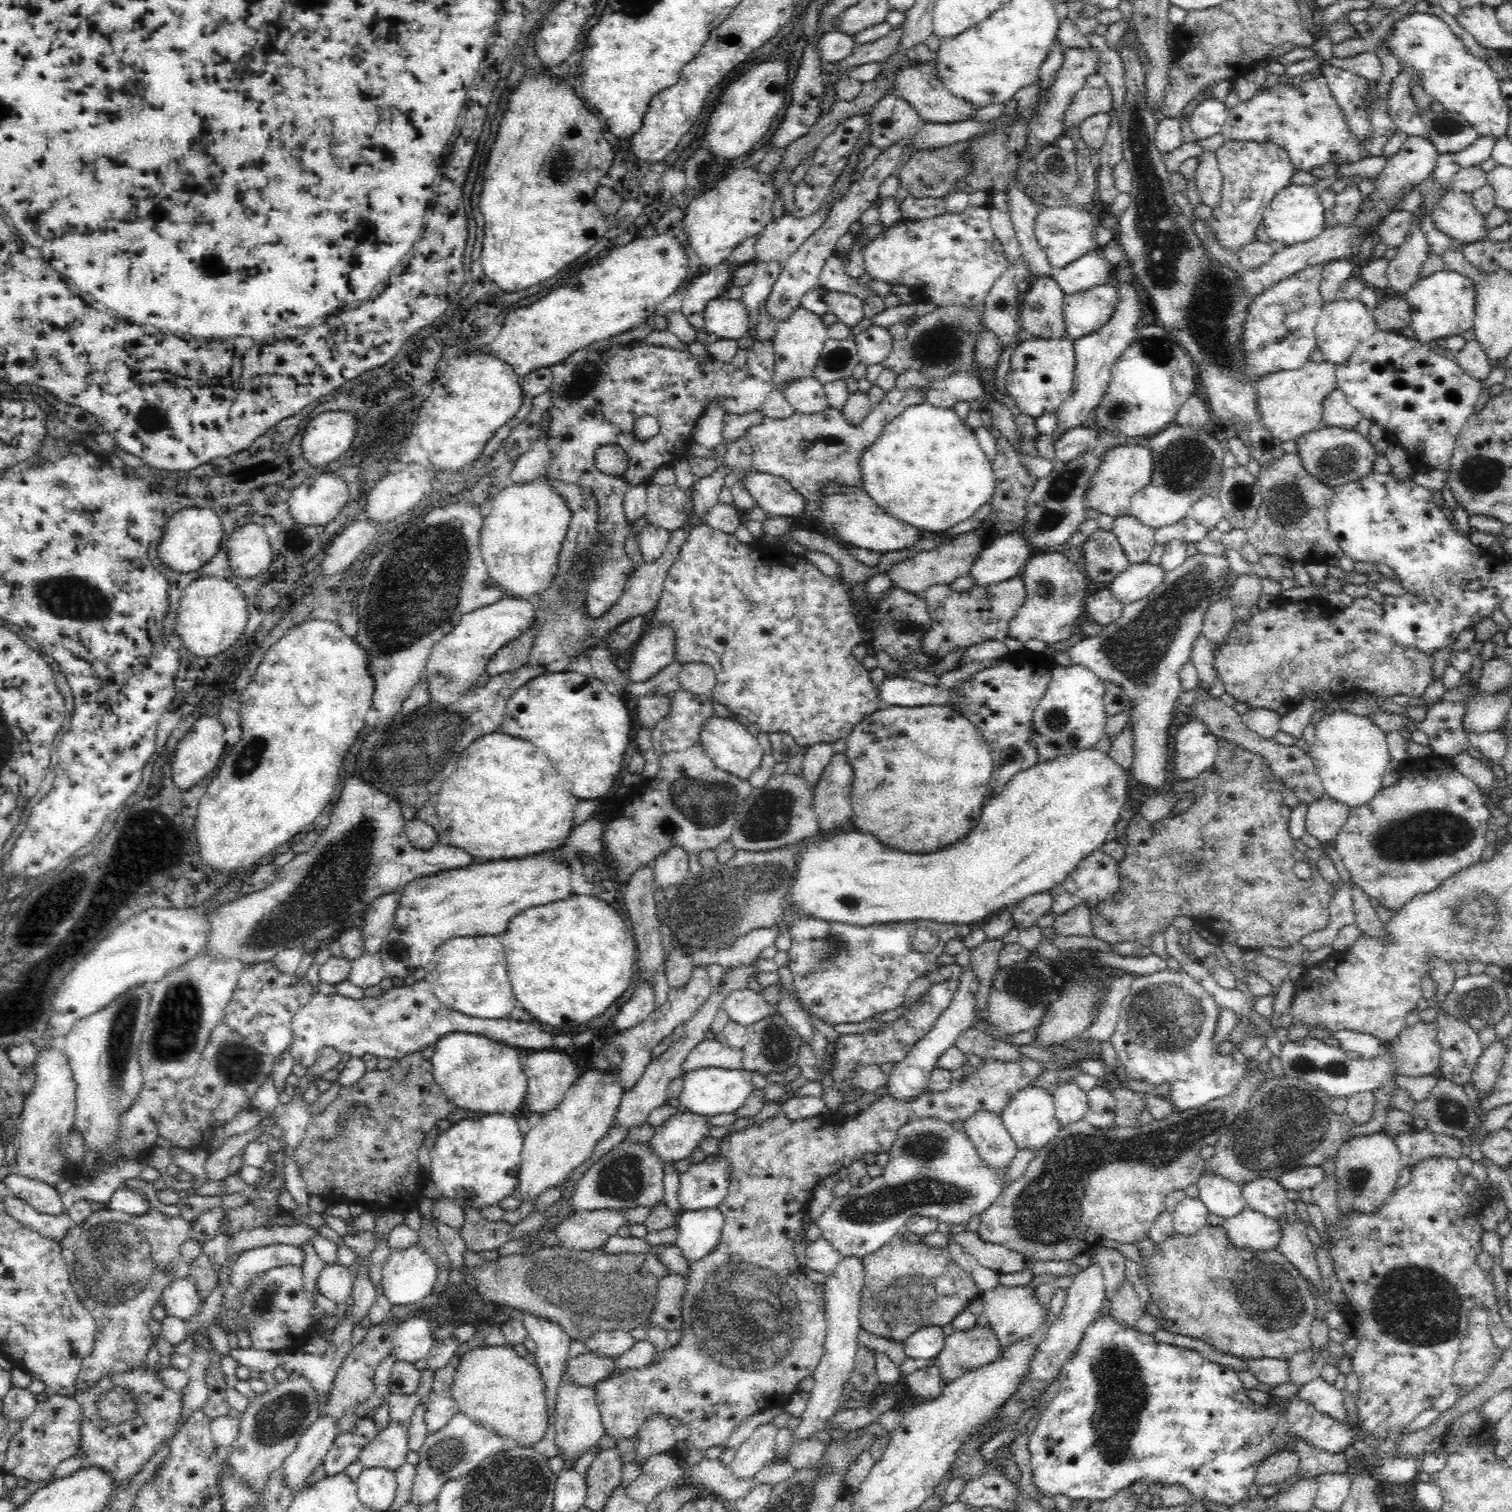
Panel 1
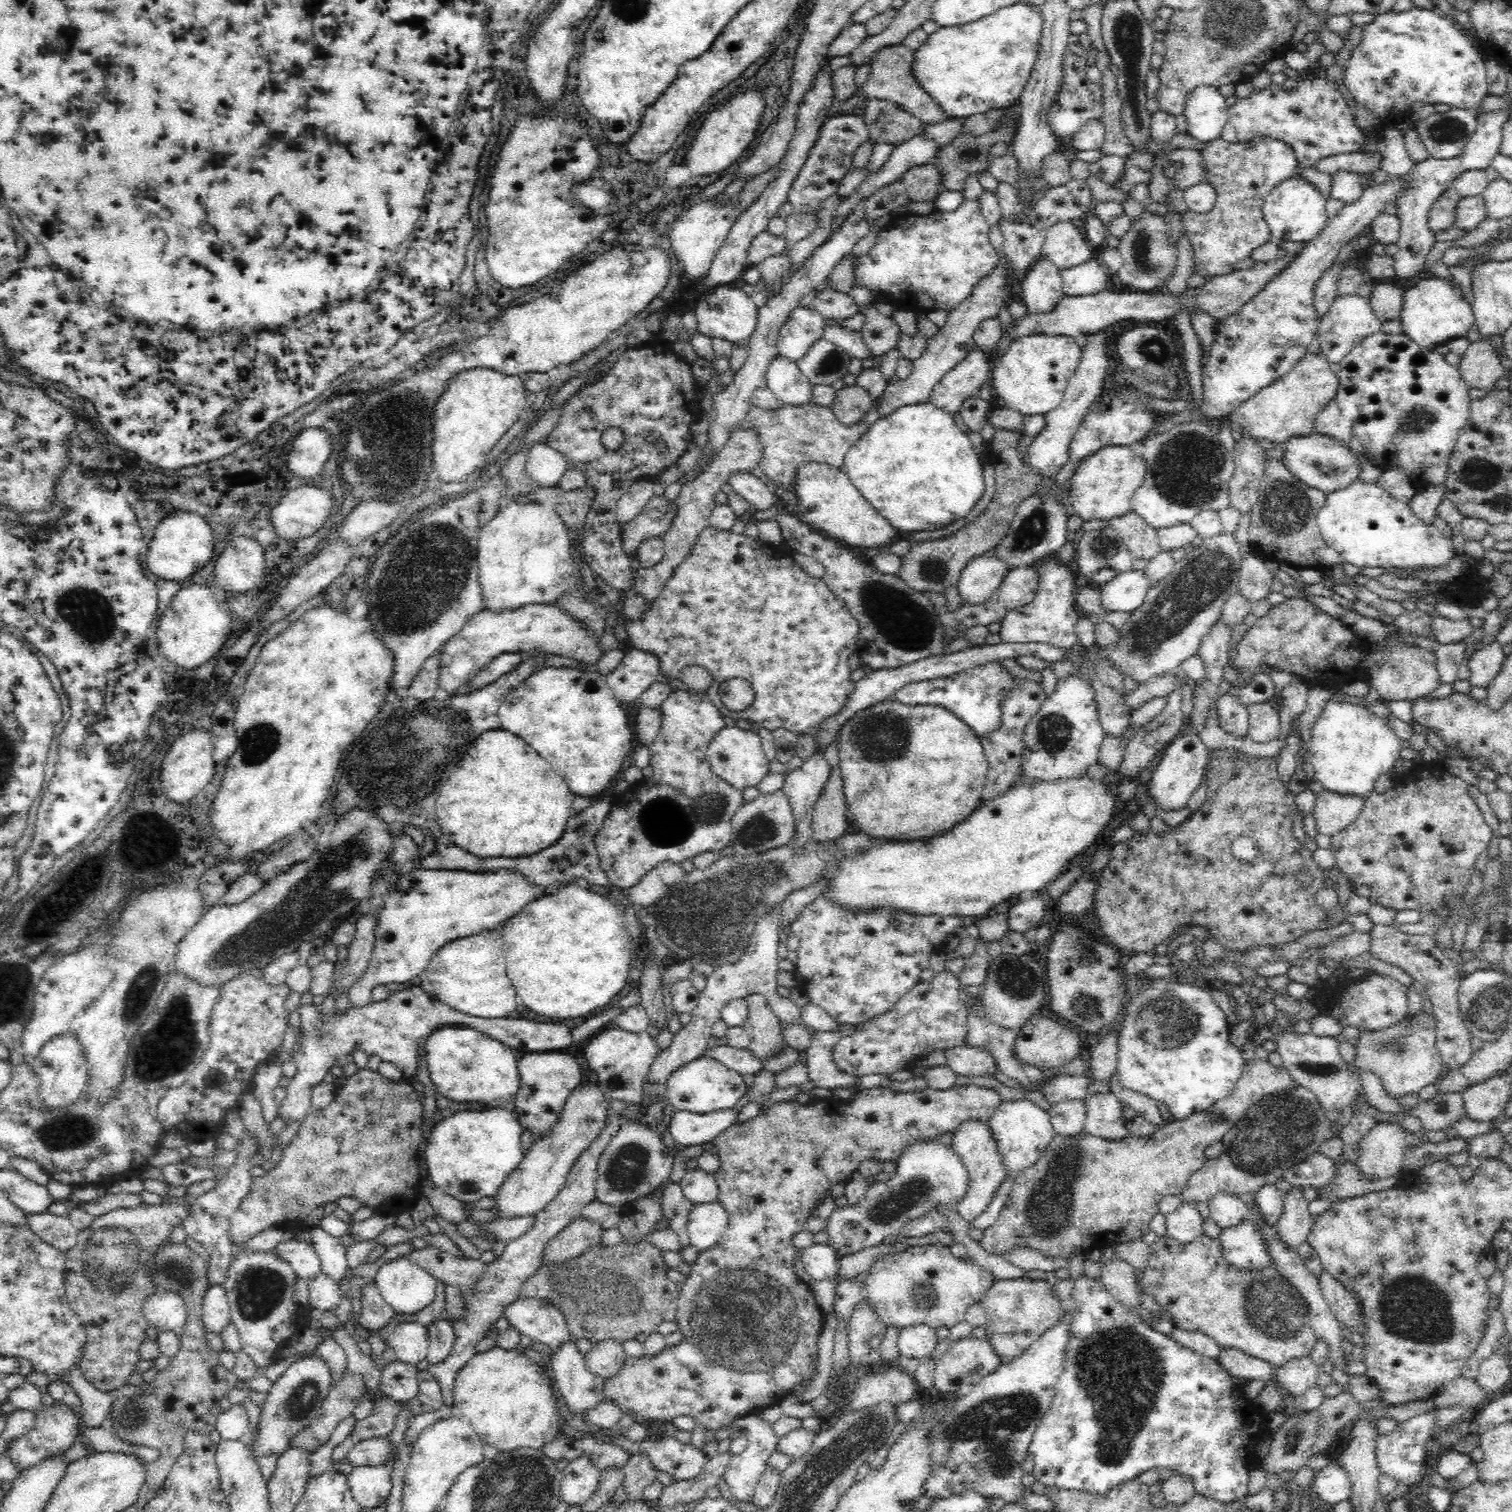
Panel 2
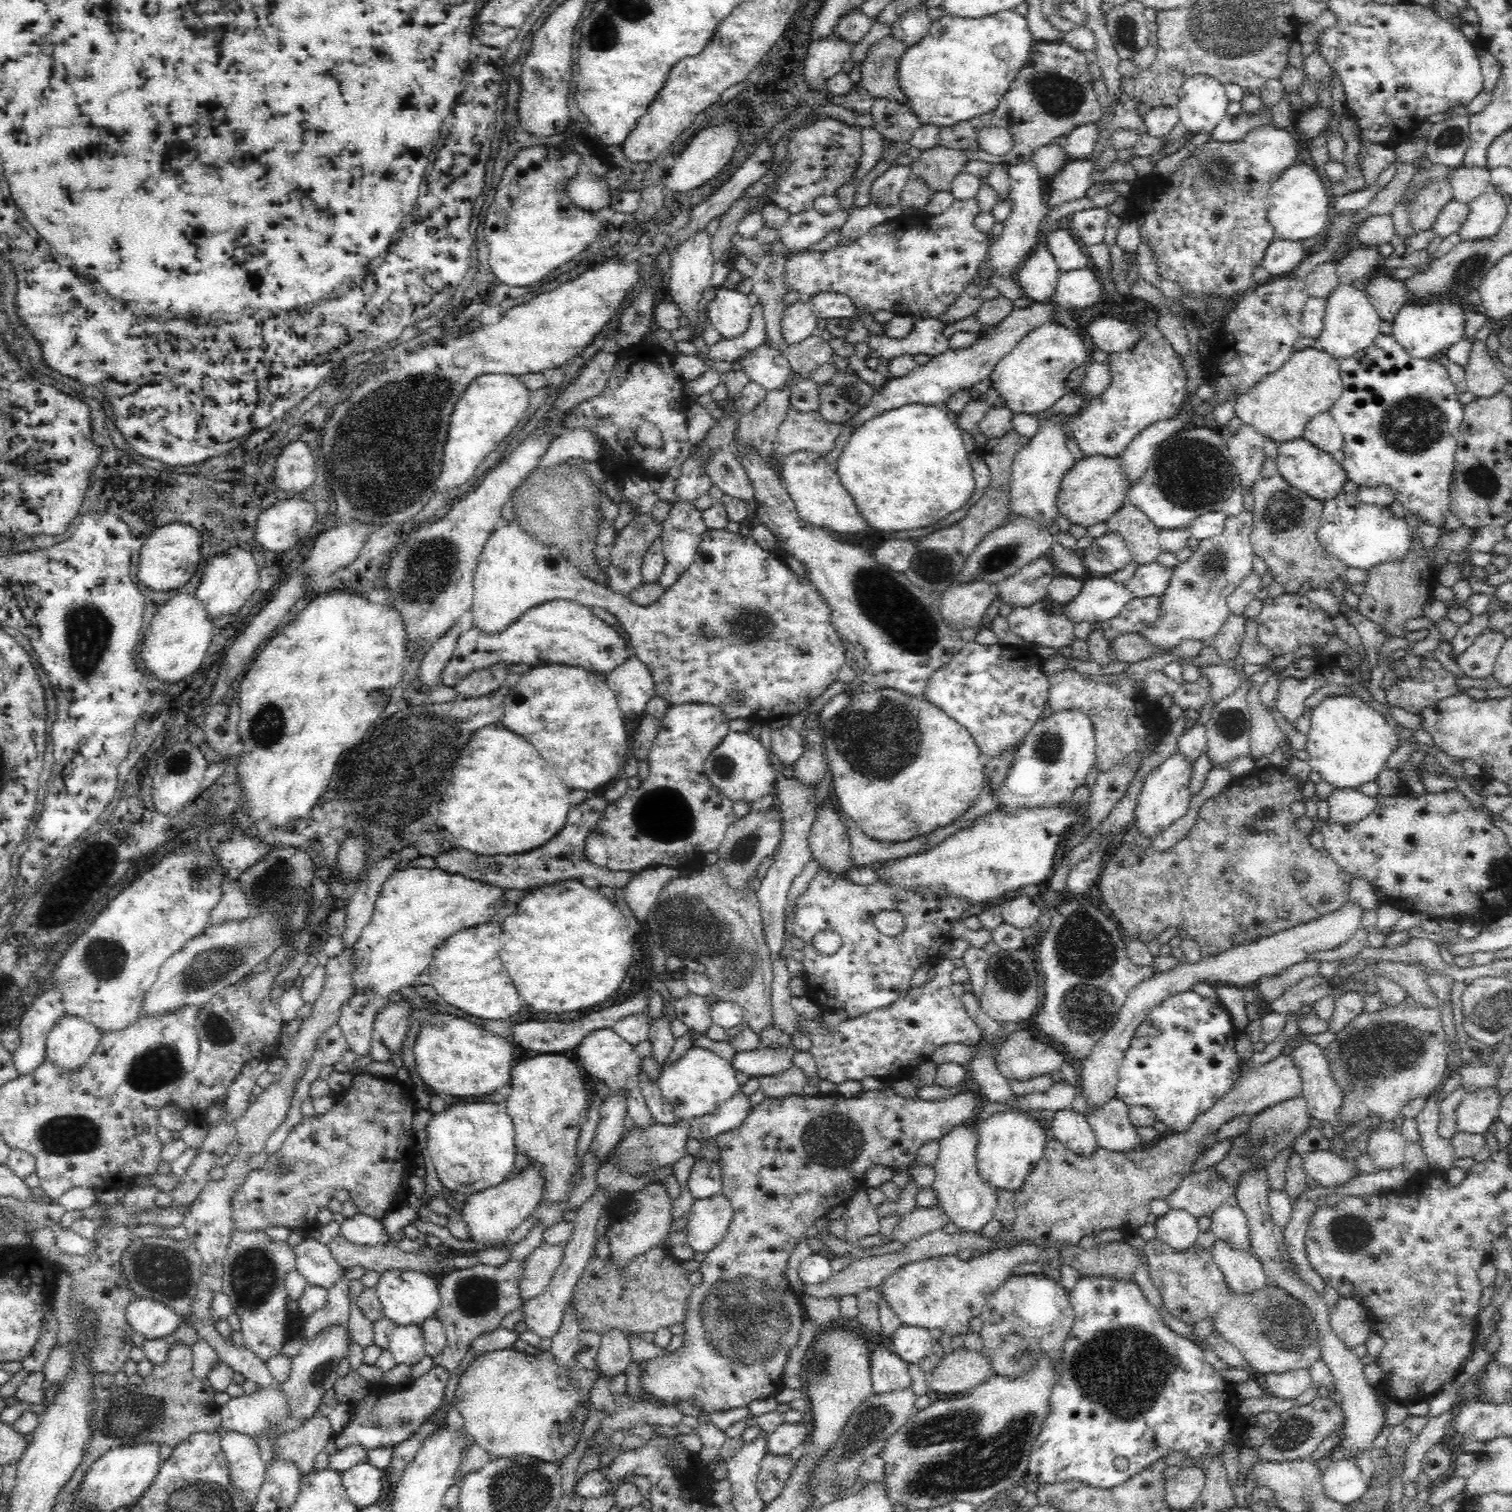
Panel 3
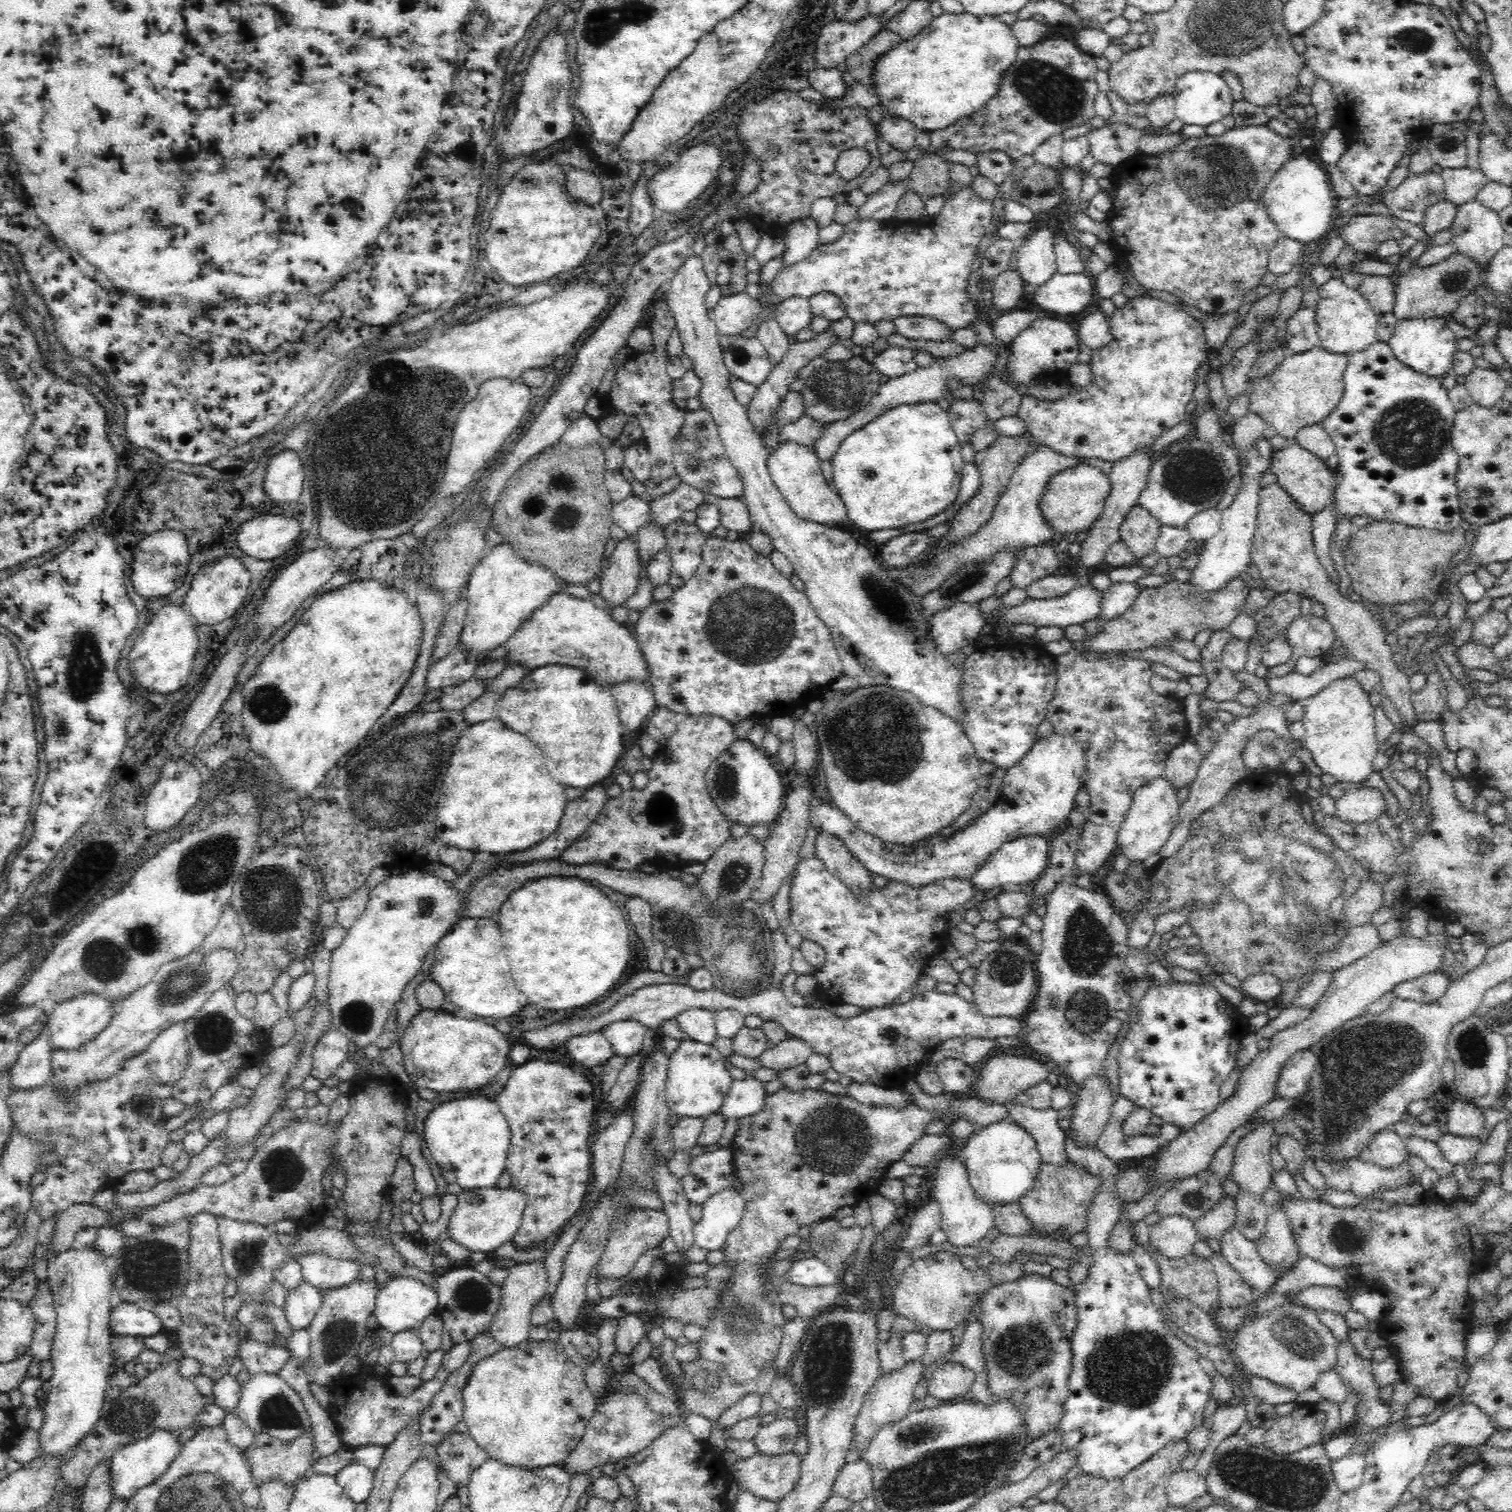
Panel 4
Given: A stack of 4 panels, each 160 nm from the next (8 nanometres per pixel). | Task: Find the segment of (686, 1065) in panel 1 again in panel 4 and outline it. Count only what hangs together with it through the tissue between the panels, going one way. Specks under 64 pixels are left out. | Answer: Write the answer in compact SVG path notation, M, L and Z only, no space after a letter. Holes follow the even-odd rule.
M799 1039L784 1040L772 1048L768 1047L758 1058L758 1066L770 1068L774 1072L784 1071L799 1066L808 1060L813 1052L808 1049L808 1044Z

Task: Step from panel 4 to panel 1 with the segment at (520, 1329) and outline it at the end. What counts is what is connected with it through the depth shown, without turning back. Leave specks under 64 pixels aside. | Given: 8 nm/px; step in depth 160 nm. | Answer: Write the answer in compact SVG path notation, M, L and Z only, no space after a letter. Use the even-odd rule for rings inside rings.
M609 1208L570 1214L555 1231L561 1246L592 1251L600 1248L622 1226L628 1226L624 1209Z

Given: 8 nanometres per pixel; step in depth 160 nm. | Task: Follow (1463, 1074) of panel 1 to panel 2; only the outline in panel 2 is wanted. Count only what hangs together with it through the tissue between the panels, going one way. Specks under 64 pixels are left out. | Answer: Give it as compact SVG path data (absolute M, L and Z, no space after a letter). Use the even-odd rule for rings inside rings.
M1372 923L1370 932L1369 953L1388 964L1405 970L1414 980L1421 982L1424 993L1433 1004L1433 1016L1436 1020L1436 1043L1446 1071L1459 1070L1473 1056L1472 1037L1463 1023L1459 1011L1457 992L1461 983L1458 965L1454 963L1434 941L1432 935L1412 935L1401 932L1398 926L1386 926Z

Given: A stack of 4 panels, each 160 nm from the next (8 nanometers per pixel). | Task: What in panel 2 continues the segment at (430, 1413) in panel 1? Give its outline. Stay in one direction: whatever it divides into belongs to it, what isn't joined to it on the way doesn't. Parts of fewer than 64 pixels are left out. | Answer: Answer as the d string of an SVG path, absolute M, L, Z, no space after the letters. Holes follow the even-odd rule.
M610 1112L608 1114L608 1120L606 1120L606 1126L602 1128L602 1133L592 1142L588 1150L582 1153L582 1157L575 1163L559 1193L540 1212L534 1215L535 1222L532 1228L519 1238L506 1243L504 1252L488 1264L474 1294L470 1294L470 1296L462 1294L462 1297L467 1301L469 1314L464 1320L458 1320L458 1322L450 1320L452 1327L454 1327L454 1333L456 1333L452 1352L442 1362L430 1364L427 1368L428 1372L438 1381L446 1406L453 1404L453 1386L458 1371L472 1358L472 1355L476 1354L476 1344L482 1338L486 1338L494 1322L502 1317L504 1308L508 1304L516 1302L518 1296L515 1294L515 1290L519 1284L540 1268L543 1263L542 1260L544 1260L546 1244L565 1226L580 1216L582 1210L595 1200L594 1181L598 1178L596 1168L598 1168L600 1154L604 1152L612 1137L619 1131L622 1123L623 1120L618 1113Z

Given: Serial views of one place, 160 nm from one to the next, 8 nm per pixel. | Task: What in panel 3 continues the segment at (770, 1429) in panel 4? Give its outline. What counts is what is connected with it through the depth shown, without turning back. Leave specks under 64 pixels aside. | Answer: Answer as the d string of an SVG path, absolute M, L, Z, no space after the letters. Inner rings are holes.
M783 1423L769 1434L767 1452L770 1455L789 1455L796 1446L808 1439L810 1432L803 1423Z

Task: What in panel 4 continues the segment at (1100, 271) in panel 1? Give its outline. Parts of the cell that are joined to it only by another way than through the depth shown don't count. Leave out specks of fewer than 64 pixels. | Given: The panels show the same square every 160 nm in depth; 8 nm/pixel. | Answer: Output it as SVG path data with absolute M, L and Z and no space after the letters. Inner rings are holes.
M1088 271L1082 273L1052 275L1052 278L1036 289L1033 301L1040 308L1056 314L1076 314L1092 302L1094 278Z

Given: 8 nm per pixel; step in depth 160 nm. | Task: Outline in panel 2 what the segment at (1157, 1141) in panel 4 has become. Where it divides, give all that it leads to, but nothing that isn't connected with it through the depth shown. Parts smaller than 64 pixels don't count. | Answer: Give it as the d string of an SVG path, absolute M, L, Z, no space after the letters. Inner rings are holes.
M1113 1093L1092 1094L1085 1099L1086 1116L1083 1130L1104 1139L1128 1135L1122 1120L1122 1106Z

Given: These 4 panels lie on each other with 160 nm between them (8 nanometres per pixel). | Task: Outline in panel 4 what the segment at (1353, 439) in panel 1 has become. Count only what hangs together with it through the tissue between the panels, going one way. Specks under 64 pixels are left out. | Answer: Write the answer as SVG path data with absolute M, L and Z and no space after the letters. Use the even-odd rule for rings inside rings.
M1291 442L1280 450L1274 451L1268 470L1277 476L1277 481L1284 490L1288 491L1308 513L1318 513L1326 506L1334 504L1335 469L1330 469L1326 461L1298 443Z

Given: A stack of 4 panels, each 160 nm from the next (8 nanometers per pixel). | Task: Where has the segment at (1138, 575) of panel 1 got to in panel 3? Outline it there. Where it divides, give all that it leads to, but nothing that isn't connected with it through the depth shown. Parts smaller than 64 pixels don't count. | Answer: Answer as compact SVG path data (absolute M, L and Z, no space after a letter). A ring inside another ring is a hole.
M1086 577L1083 594L1072 603L1059 604L1059 610L1075 624L1078 622L1104 622L1115 618L1133 599L1132 590L1124 582L1114 582L1109 577Z

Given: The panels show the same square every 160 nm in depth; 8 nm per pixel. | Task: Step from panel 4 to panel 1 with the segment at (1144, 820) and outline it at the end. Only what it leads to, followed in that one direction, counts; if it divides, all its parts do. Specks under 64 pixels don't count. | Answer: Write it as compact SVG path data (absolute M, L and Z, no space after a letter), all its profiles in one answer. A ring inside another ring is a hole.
M1192 716L1178 730L1174 752L1174 770L1176 780L1192 780L1197 774L1208 770L1218 756L1218 735L1202 719Z

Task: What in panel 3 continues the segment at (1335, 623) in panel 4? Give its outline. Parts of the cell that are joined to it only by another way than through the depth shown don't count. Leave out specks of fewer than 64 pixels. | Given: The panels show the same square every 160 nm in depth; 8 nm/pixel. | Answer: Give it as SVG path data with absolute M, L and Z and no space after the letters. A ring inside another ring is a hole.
M1279 472L1256 480L1252 496L1250 543L1254 555L1266 563L1274 581L1282 585L1284 593L1297 593L1306 582L1312 589L1330 591L1333 583L1344 577L1348 567L1336 556L1329 555L1318 541L1315 532L1319 527L1323 501L1290 485Z

